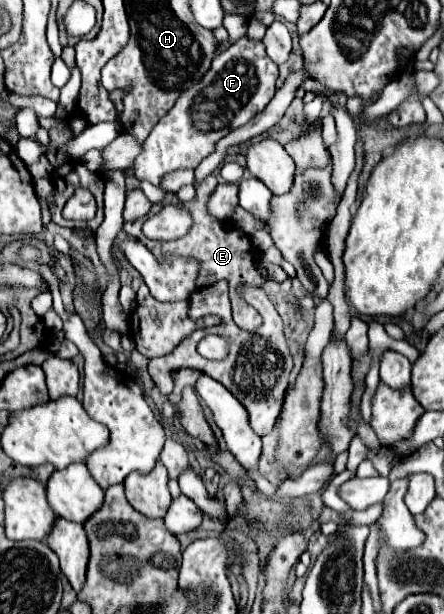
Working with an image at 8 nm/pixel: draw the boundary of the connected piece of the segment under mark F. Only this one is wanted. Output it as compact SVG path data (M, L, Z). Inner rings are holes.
M241 37L229 49L213 59L211 69L191 89L183 91L175 107L159 119L135 159L135 177L161 187L167 173L177 169L195 169L229 131L245 125L261 113L275 95L277 65L267 57L263 43Z

